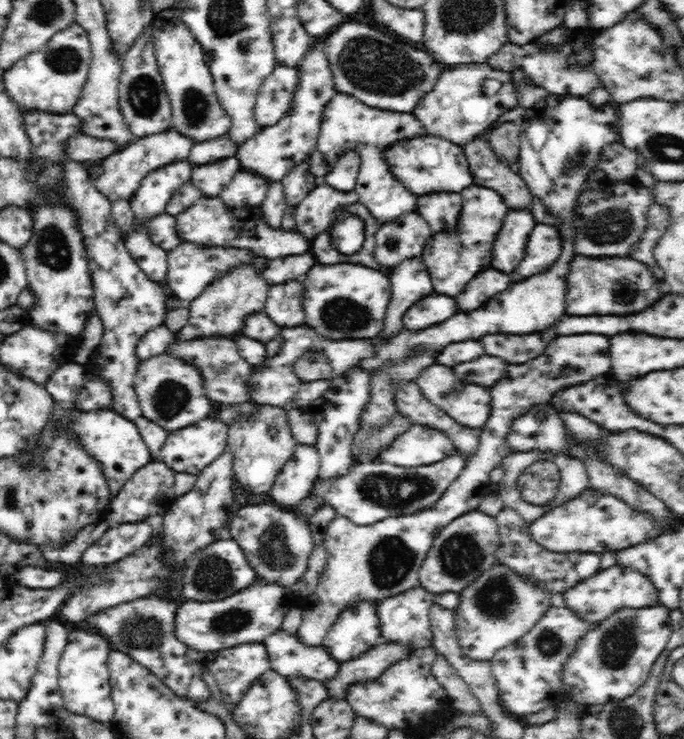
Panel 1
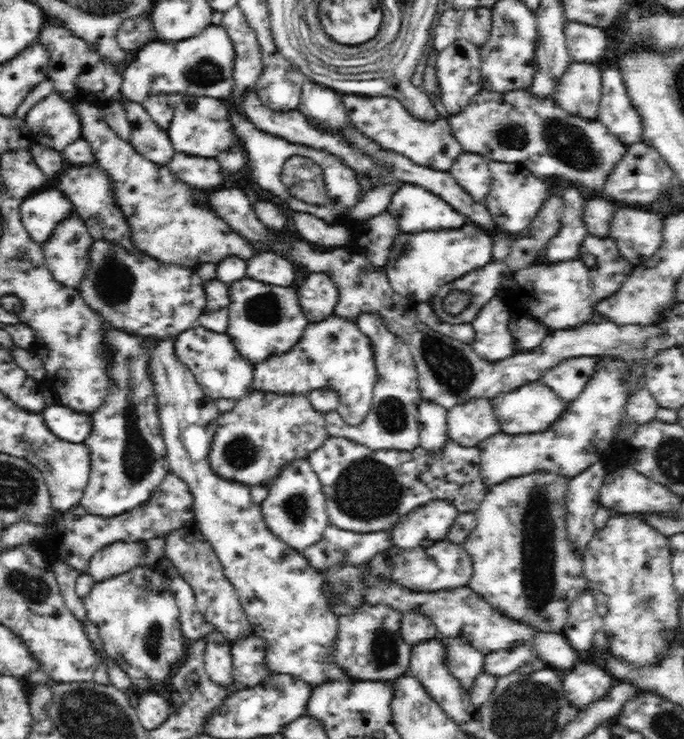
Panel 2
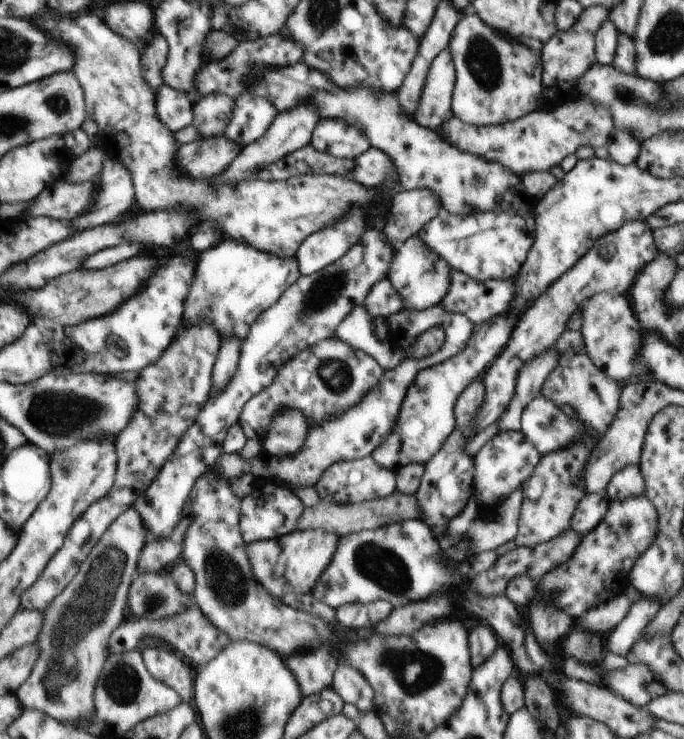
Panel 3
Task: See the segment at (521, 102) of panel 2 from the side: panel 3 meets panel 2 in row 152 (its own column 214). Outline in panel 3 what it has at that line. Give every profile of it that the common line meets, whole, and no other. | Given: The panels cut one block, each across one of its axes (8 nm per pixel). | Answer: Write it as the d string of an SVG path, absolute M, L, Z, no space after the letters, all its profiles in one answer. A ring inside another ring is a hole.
M209 468L196 480L188 500L194 510L194 518L185 531L182 560L194 574L191 600L219 630L222 630L231 641L249 641L264 645L285 658L295 655L295 652L308 651L323 643L337 643L336 636L339 633L328 622L299 609L288 607L277 597L266 594L261 583L252 575L252 567L247 555L247 542L241 540L240 526L237 526L237 522L240 522L239 498L233 496L229 488L225 488L225 484L217 478L213 468Z

